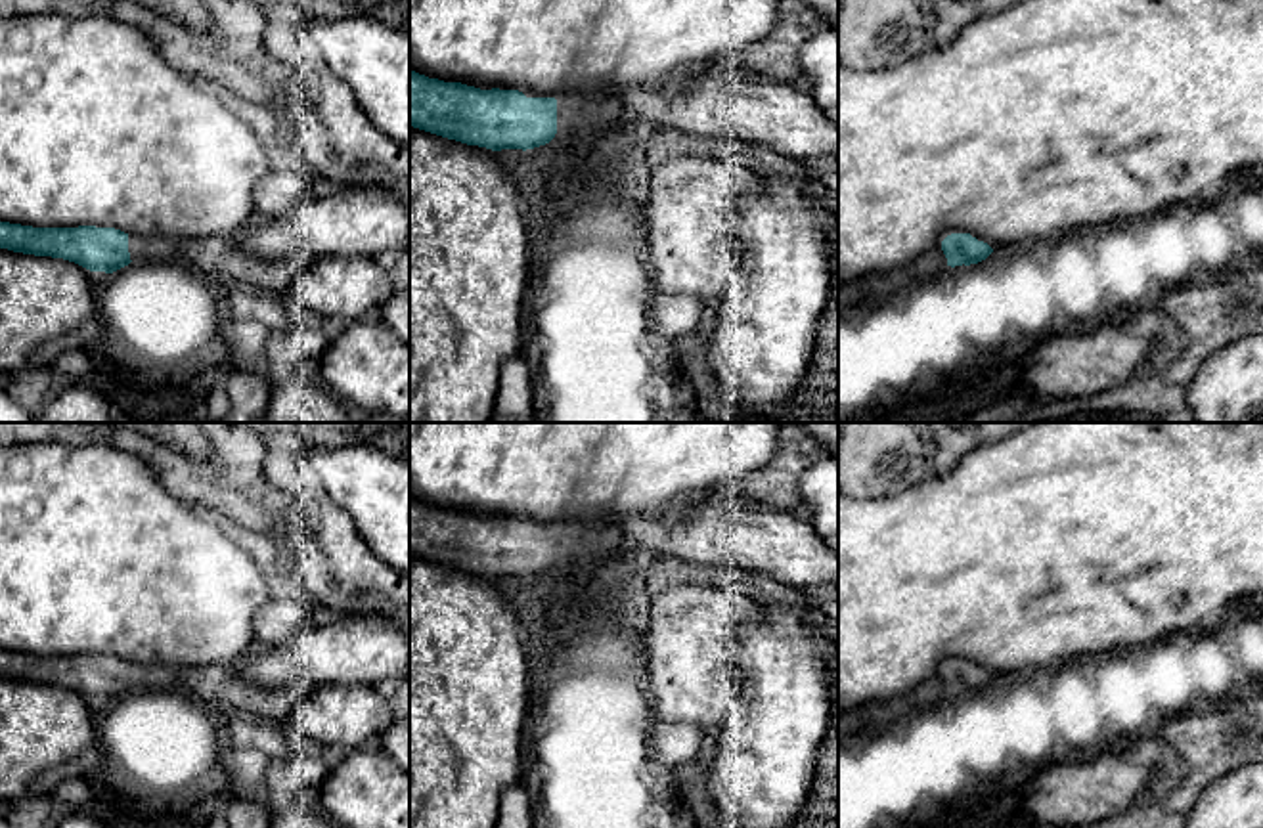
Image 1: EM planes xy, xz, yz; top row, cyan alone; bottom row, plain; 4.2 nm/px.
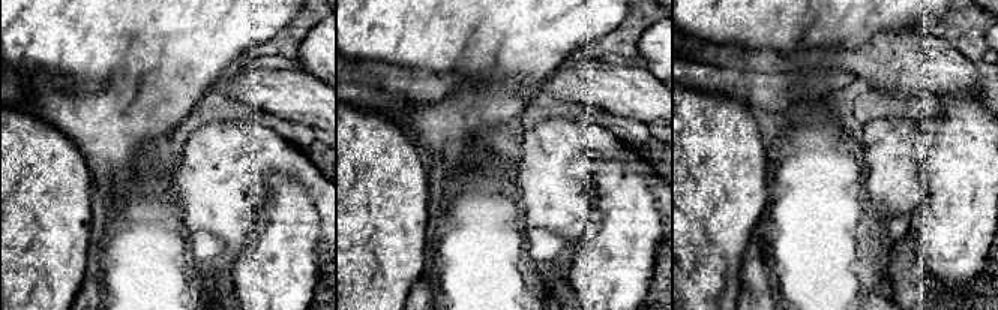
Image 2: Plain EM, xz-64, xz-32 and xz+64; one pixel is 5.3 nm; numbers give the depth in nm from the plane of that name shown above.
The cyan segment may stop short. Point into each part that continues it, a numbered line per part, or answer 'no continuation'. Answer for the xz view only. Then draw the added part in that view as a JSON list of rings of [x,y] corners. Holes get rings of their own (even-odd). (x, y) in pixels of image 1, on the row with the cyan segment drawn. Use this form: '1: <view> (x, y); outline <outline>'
1: xz (575, 113); outline [[[578,94],[561,96],[557,99],[557,132],[568,136],[570,132],[601,128],[620,120],[624,113],[626,105],[618,98],[582,98]]]

